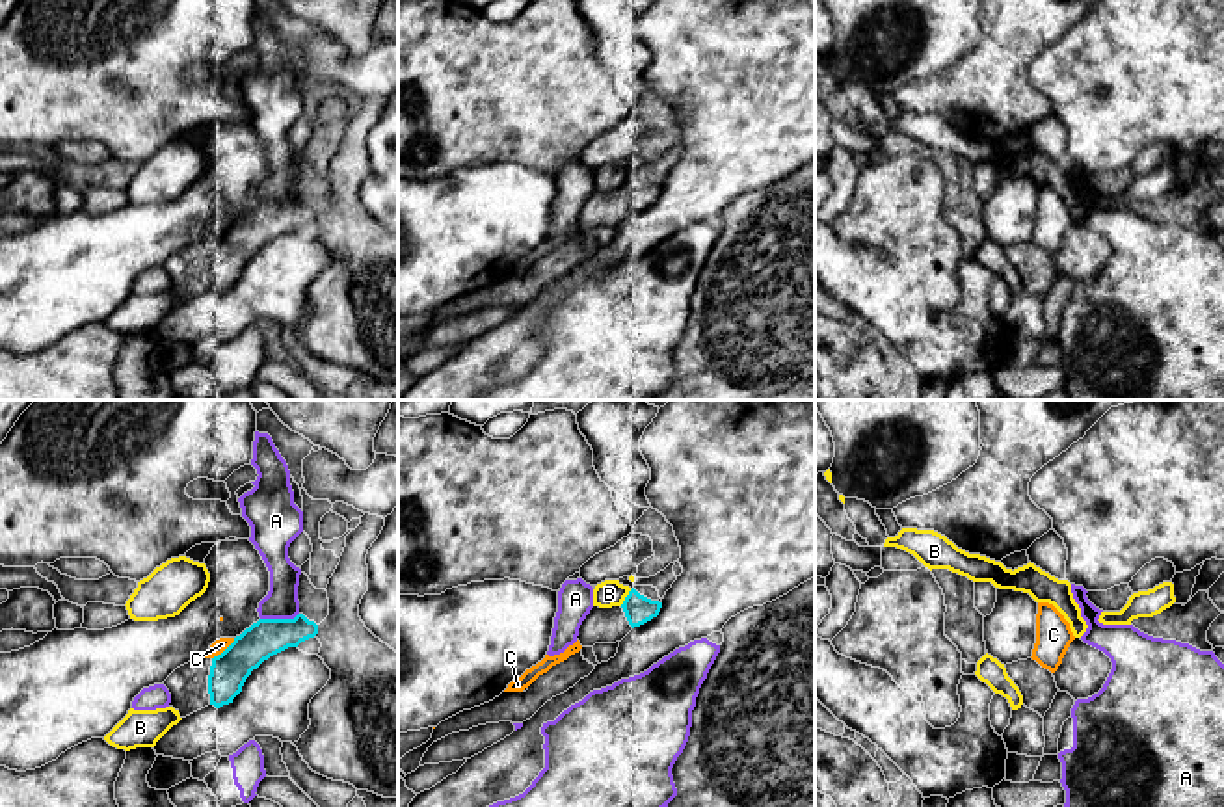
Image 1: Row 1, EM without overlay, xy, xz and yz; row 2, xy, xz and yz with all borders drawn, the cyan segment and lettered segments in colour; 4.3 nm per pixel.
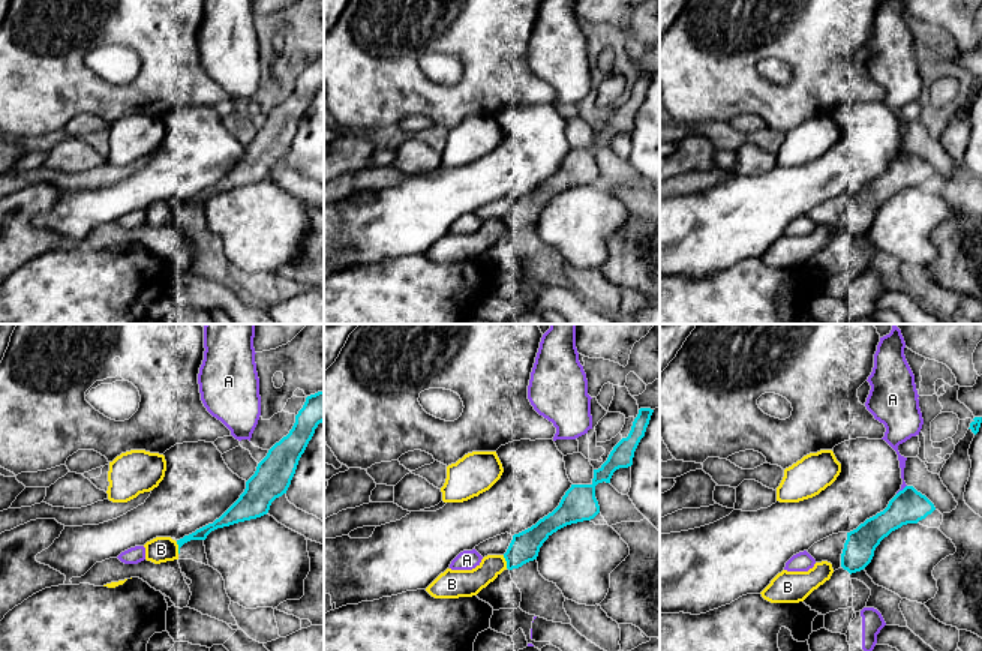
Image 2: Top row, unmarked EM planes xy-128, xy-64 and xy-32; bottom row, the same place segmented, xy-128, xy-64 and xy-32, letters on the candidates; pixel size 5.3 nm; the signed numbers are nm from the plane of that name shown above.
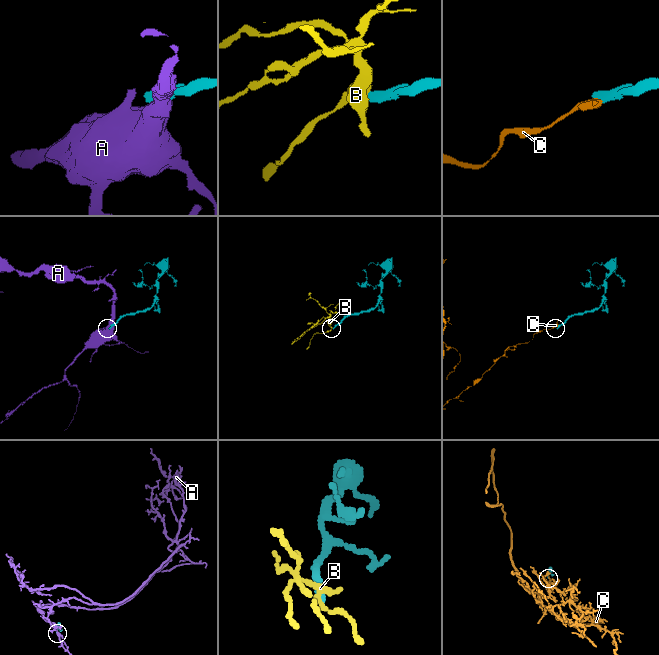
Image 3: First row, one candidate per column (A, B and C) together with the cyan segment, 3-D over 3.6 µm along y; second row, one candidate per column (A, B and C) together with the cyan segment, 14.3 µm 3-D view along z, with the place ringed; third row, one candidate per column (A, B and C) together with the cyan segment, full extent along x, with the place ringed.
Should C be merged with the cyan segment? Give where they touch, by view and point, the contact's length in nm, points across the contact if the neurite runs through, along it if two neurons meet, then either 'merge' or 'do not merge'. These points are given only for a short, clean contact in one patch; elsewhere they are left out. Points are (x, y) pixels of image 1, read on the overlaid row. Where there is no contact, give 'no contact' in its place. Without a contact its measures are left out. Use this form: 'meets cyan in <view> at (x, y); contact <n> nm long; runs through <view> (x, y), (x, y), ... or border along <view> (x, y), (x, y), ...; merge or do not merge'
meets cyan in xy at (226, 649); contact 140 nm long; do not merge

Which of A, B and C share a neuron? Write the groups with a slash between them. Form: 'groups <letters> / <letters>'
groups A / B / C

